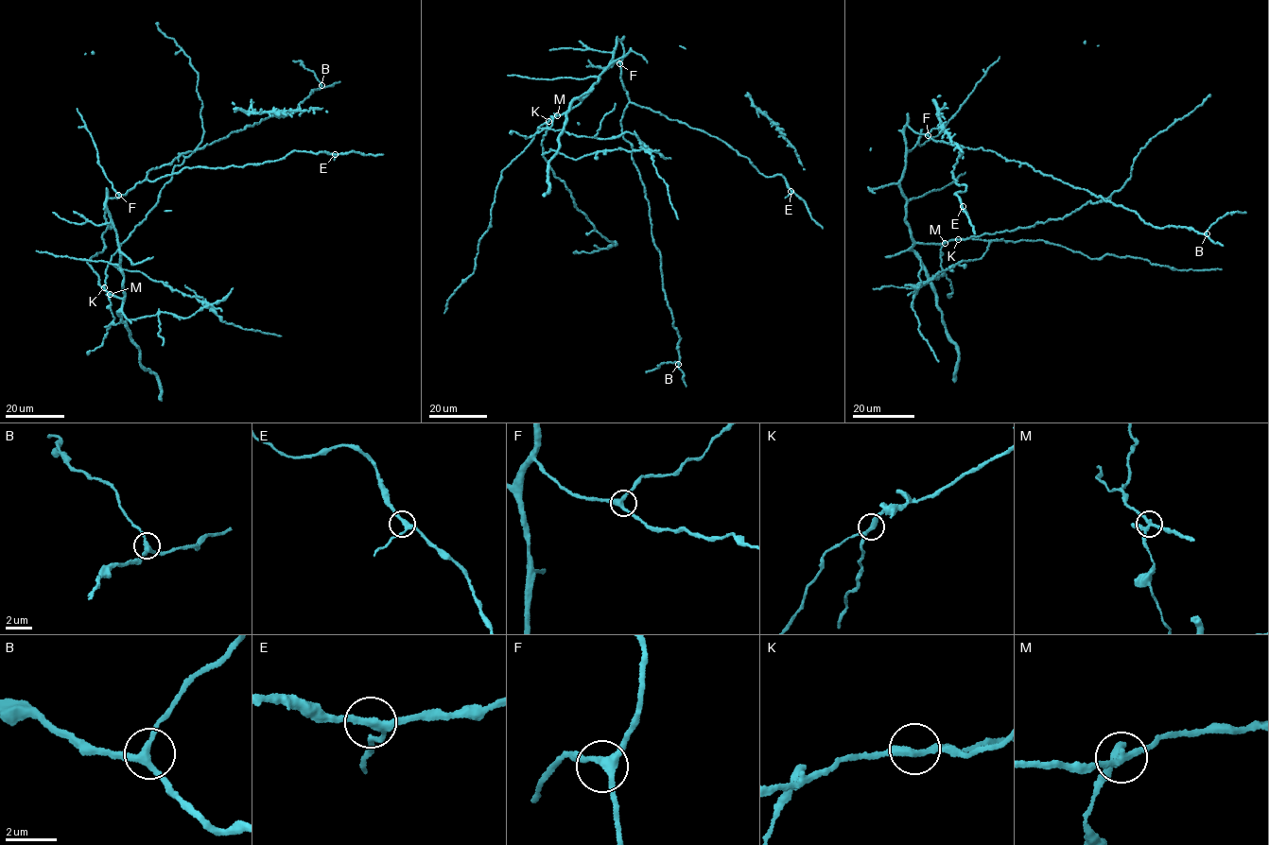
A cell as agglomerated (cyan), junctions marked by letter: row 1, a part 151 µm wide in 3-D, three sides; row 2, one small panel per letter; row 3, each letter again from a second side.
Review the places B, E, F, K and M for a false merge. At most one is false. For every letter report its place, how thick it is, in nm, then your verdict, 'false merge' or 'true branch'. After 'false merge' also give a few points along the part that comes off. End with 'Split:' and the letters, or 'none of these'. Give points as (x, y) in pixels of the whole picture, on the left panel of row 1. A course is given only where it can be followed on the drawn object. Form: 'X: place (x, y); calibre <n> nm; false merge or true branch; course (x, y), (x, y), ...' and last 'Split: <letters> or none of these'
B: place (321, 85); calibre 280 nm; true branch
E: place (335, 154); calibre 240 nm; true branch
F: place (118, 195); calibre 280 nm; true branch
K: place (104, 287); calibre 240 nm; true branch
M: place (110, 294); calibre 260 nm; false merge; course (110, 294), (110, 308), (116, 324), (162, 311), (186, 319), (209, 305), (149, 279), (141, 272), (112, 265)
Split: M

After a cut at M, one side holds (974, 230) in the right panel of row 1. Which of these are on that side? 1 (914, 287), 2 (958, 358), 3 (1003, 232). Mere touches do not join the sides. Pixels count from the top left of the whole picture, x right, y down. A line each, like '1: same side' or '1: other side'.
1: other side
2: same side
3: same side

